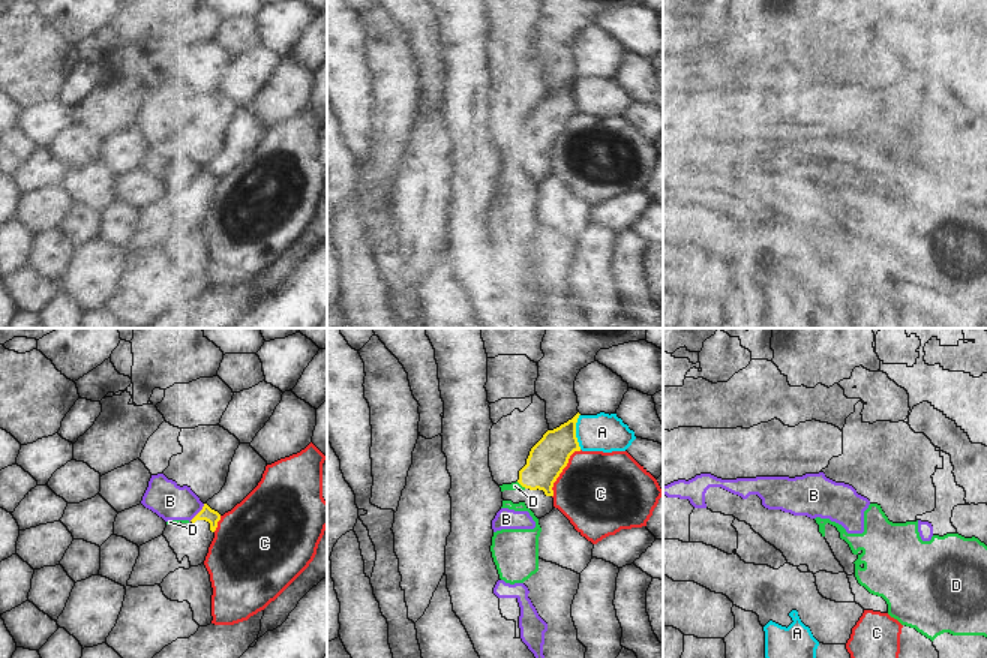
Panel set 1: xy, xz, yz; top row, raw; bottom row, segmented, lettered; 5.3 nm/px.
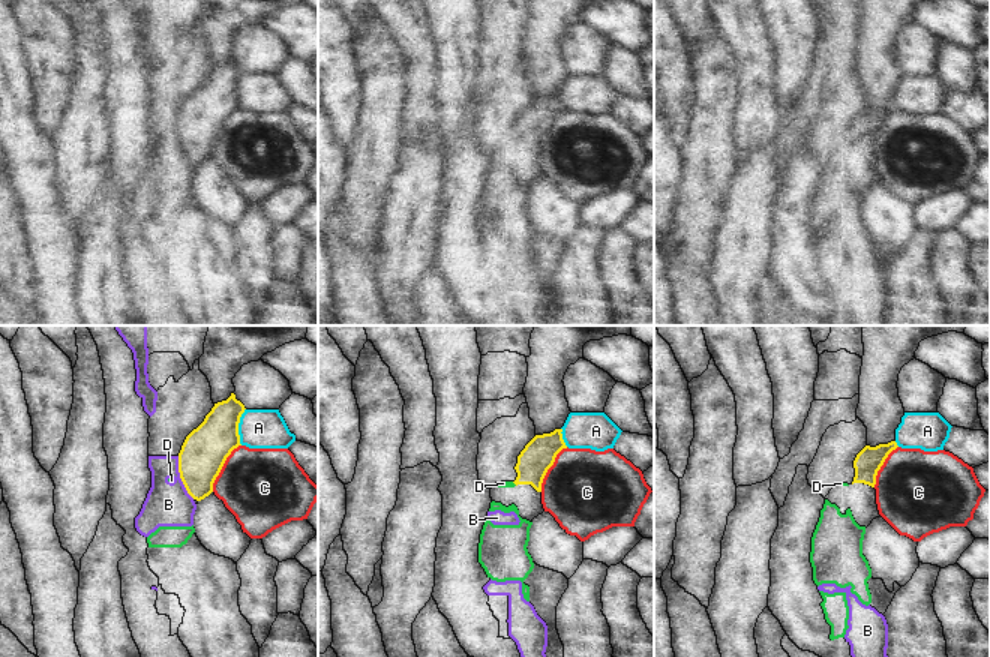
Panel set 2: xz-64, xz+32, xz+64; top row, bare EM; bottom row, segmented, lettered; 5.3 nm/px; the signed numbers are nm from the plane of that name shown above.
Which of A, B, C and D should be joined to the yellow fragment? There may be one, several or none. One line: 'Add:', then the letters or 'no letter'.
Add: D

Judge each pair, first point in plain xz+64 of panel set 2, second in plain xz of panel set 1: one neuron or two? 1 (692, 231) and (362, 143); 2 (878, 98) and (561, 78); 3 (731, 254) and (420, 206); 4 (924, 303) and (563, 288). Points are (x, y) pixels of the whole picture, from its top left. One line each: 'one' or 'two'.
1: two
2: one
3: one
4: two

